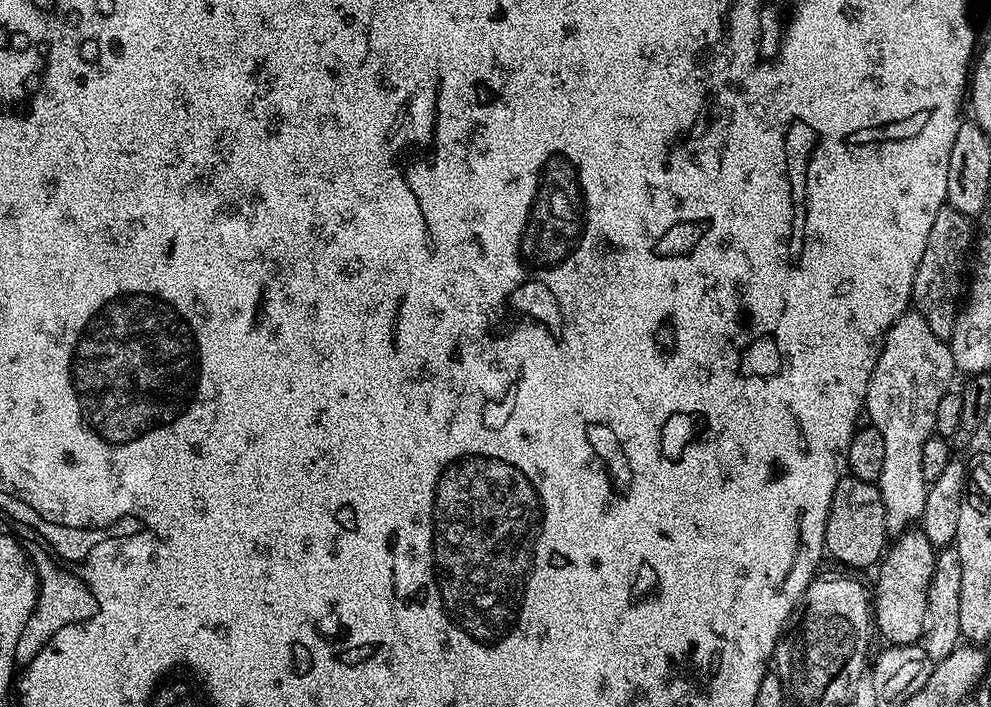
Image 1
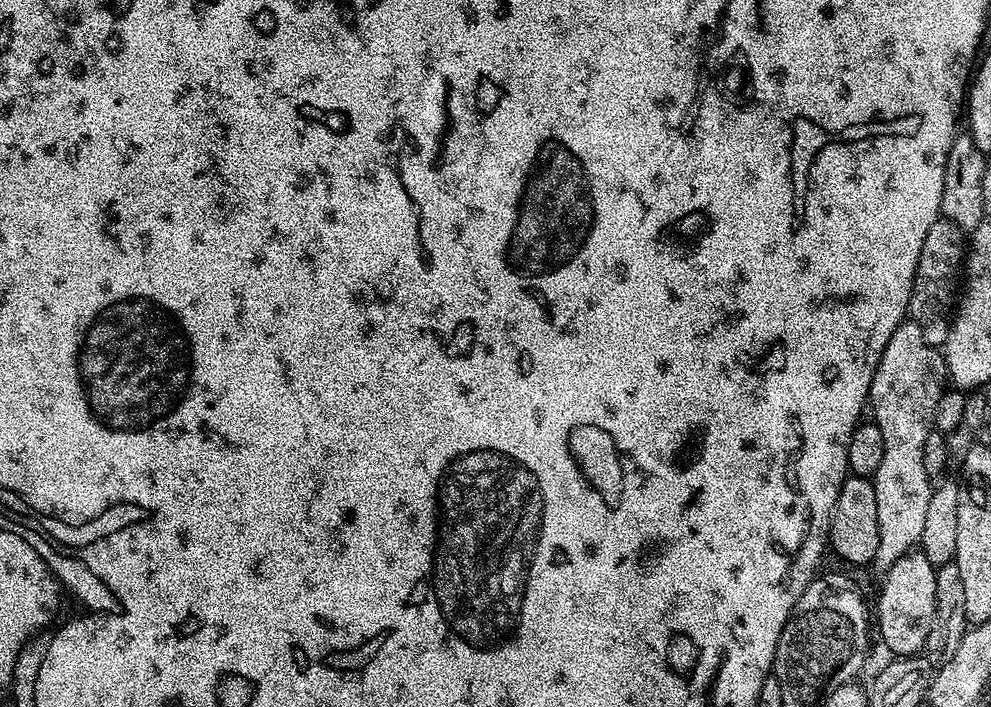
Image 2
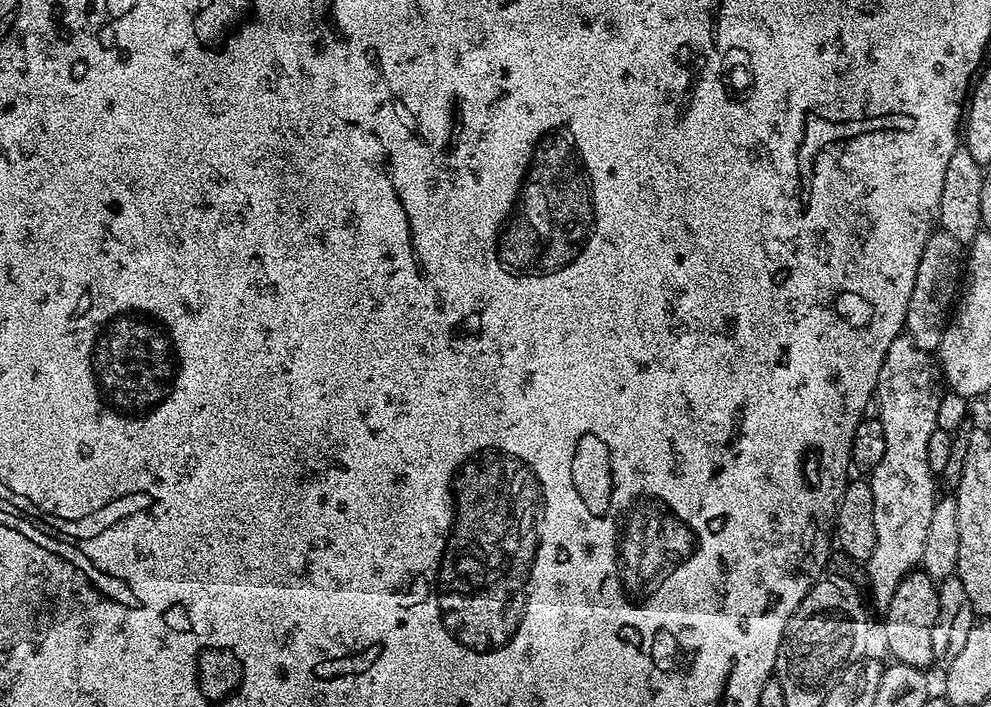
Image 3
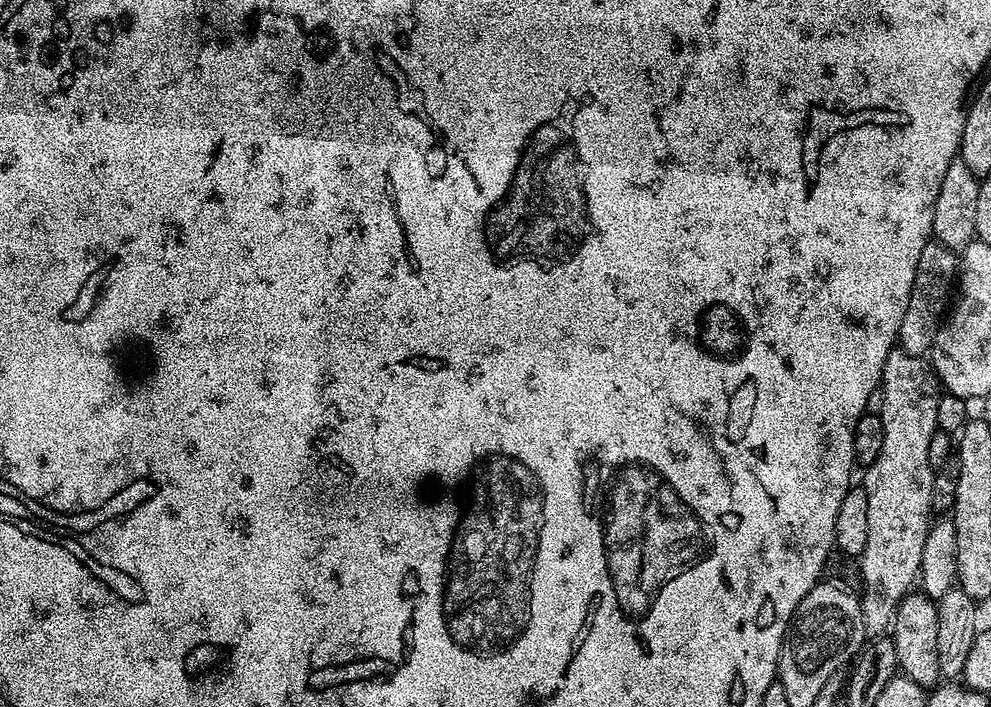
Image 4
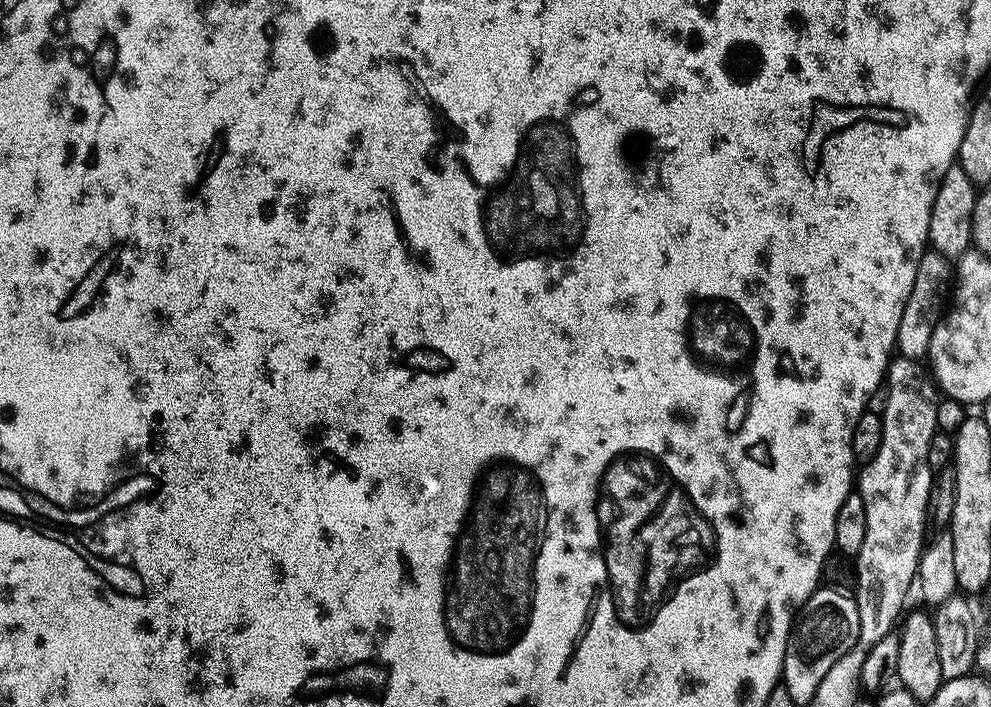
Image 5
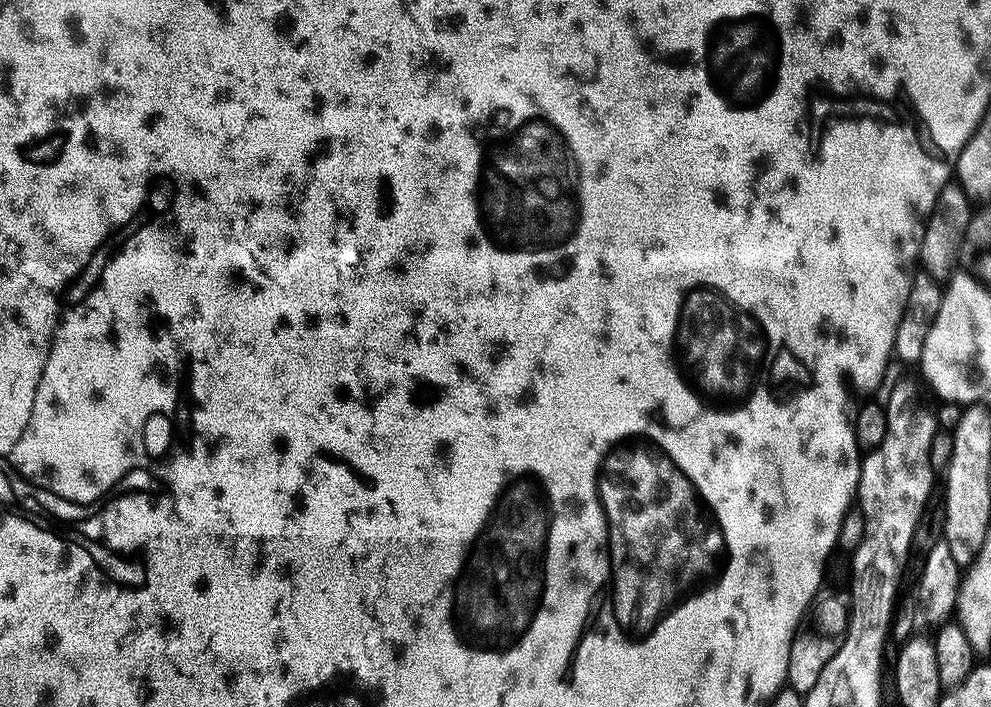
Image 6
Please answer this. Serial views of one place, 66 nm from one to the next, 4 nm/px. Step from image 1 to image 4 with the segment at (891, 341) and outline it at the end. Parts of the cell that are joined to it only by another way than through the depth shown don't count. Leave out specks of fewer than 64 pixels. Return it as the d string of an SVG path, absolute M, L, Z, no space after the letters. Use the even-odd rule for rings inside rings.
M897 346L886 358L882 387L886 399L882 401L880 421L884 437L882 454L872 464L862 480L866 490L866 507L870 509L870 534L866 534L866 550L858 558L860 580L864 583L864 596L859 597L860 609L864 615L864 630L869 637L880 638L891 629L896 618L896 607L913 591L920 575L922 550L926 546L926 534L934 513L931 508L931 486L934 470L930 466L930 438L938 431L938 402L942 385L935 368L925 357L915 356Z

